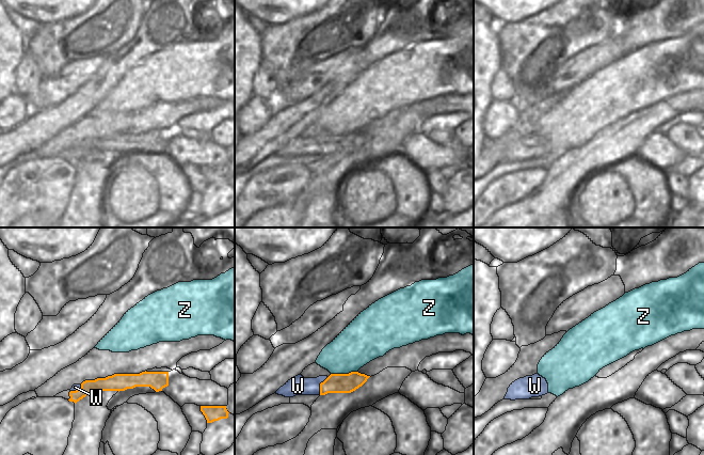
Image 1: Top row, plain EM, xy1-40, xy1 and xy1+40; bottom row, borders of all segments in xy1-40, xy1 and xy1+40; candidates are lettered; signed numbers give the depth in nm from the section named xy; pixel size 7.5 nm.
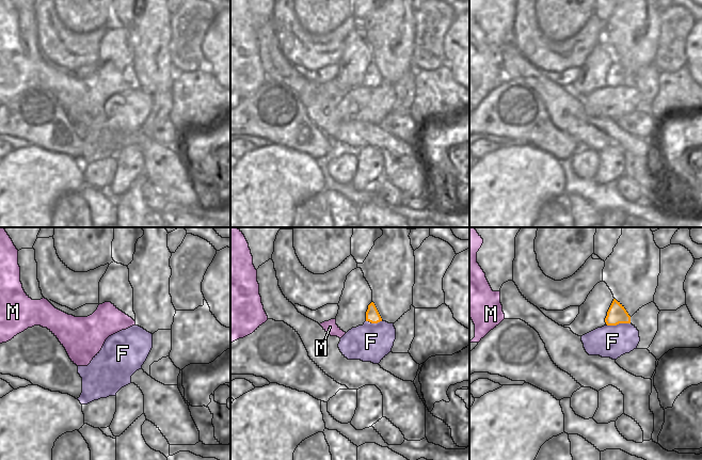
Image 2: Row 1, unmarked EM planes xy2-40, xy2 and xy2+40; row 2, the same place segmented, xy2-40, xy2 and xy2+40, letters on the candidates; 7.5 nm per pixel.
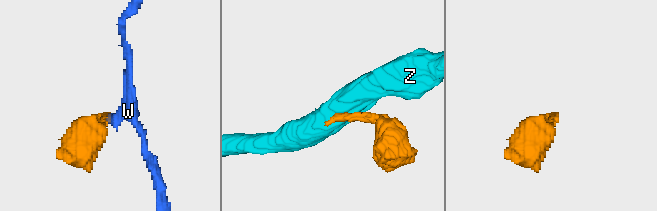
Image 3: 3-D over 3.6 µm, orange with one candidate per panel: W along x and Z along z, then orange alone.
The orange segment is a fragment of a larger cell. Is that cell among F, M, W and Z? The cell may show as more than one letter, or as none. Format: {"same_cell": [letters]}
{"same_cell": ["W"]}

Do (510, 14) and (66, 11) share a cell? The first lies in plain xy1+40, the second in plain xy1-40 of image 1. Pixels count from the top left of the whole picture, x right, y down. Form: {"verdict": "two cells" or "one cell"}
{"verdict": "one cell"}

